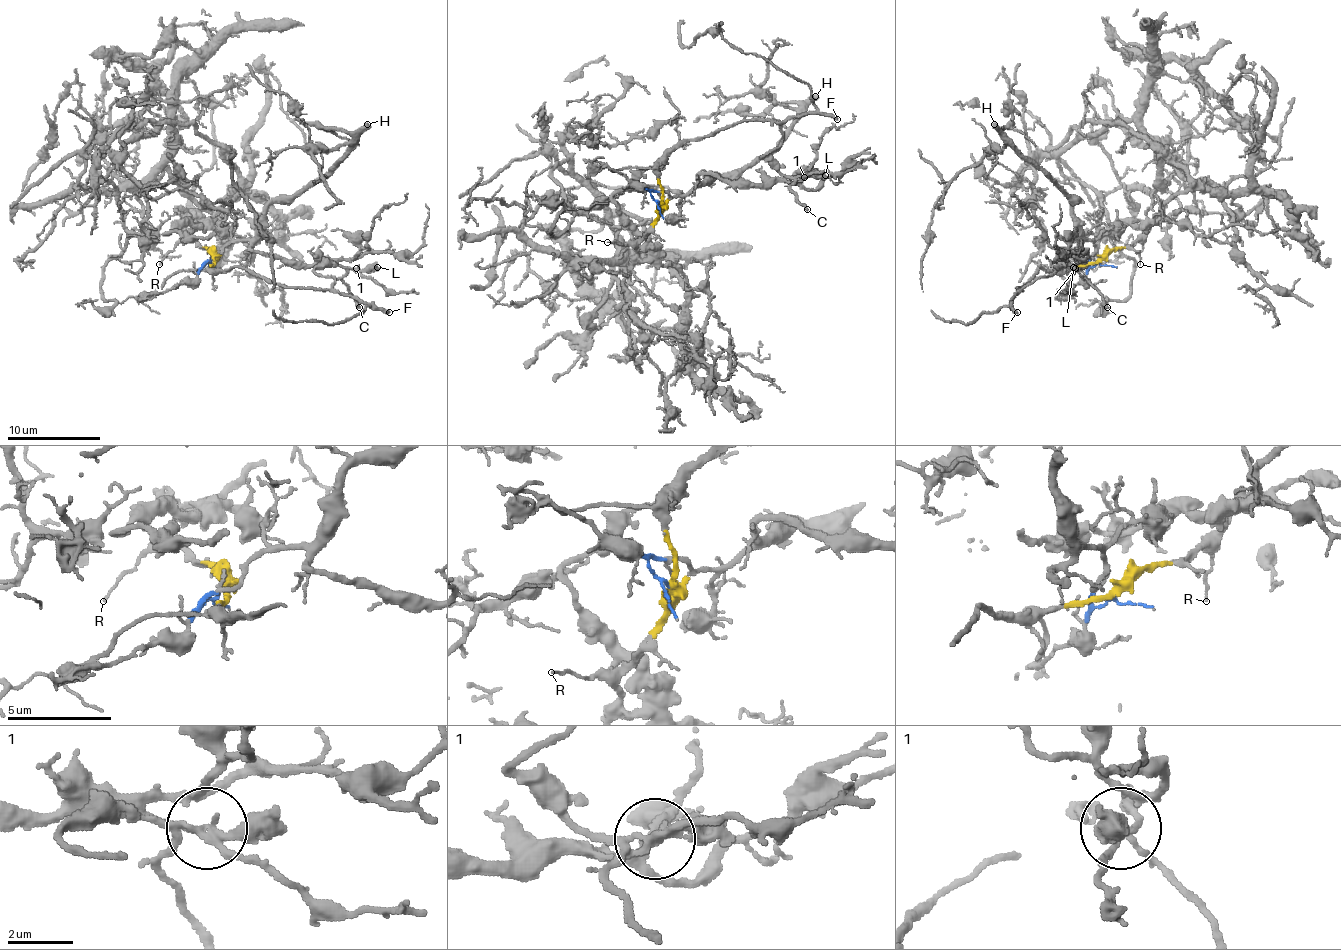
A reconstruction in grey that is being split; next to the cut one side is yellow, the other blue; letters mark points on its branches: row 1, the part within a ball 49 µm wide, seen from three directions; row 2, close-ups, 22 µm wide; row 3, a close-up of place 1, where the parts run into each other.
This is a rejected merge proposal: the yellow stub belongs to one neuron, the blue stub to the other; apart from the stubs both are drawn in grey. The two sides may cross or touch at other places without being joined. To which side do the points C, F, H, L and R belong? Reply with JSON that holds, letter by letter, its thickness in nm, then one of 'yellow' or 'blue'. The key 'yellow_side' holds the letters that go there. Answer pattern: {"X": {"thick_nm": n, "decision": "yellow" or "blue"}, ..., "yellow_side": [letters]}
{"C": {"thick_nm": 240, "decision": "yellow"}, "F": {"thick_nm": 280, "decision": "yellow"}, "H": {"thick_nm": 480, "decision": "blue"}, "L": {"thick_nm": 600, "decision": "yellow"}, "R": {"thick_nm": 110, "decision": "yellow"}, "yellow_side": ["C", "F", "L", "R"]}

